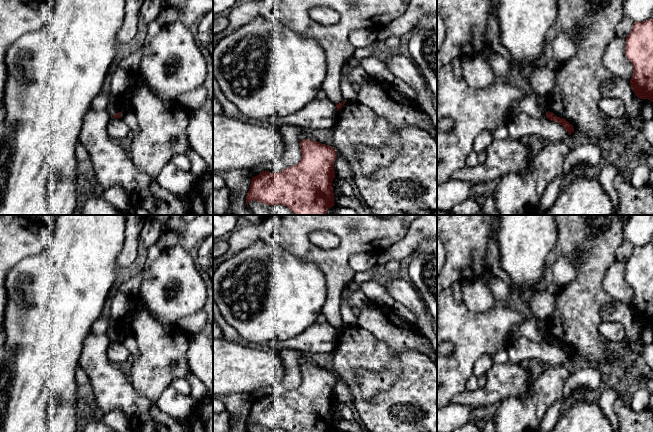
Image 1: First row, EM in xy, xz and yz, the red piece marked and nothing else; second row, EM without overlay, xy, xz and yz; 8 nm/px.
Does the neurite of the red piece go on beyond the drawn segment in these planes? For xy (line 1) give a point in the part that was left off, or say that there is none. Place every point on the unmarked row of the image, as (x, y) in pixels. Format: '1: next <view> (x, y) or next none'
1: next none

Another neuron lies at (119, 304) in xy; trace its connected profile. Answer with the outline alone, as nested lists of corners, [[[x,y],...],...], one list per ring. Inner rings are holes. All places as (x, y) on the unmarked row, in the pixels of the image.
[[[117,292],[111,300],[111,317],[114,321],[120,320],[128,310],[129,298],[126,294]]]

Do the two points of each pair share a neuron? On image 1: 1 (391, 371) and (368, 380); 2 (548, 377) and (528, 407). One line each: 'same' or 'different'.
1: same
2: same

